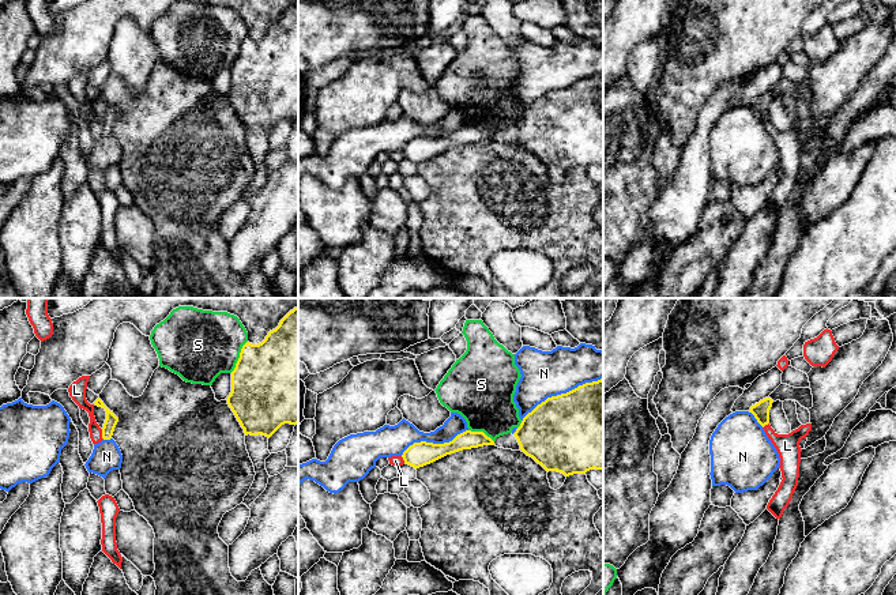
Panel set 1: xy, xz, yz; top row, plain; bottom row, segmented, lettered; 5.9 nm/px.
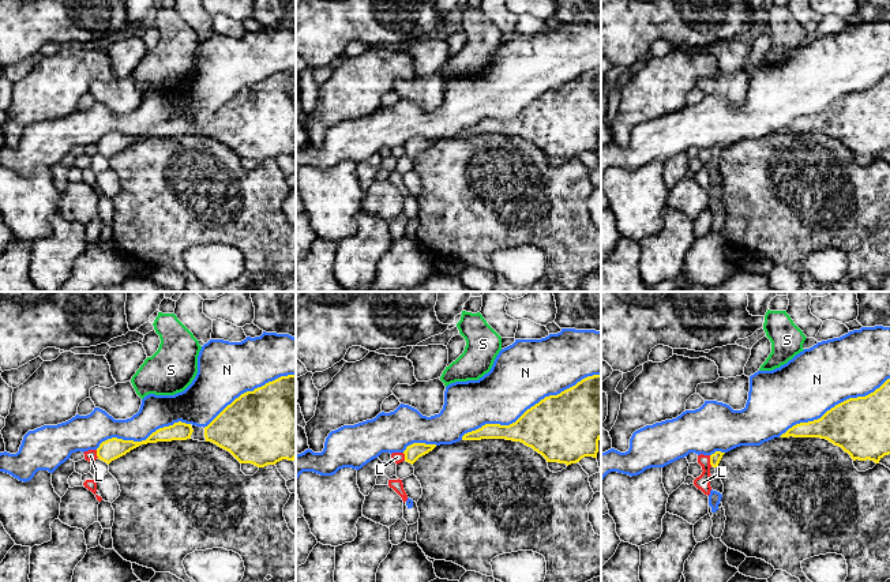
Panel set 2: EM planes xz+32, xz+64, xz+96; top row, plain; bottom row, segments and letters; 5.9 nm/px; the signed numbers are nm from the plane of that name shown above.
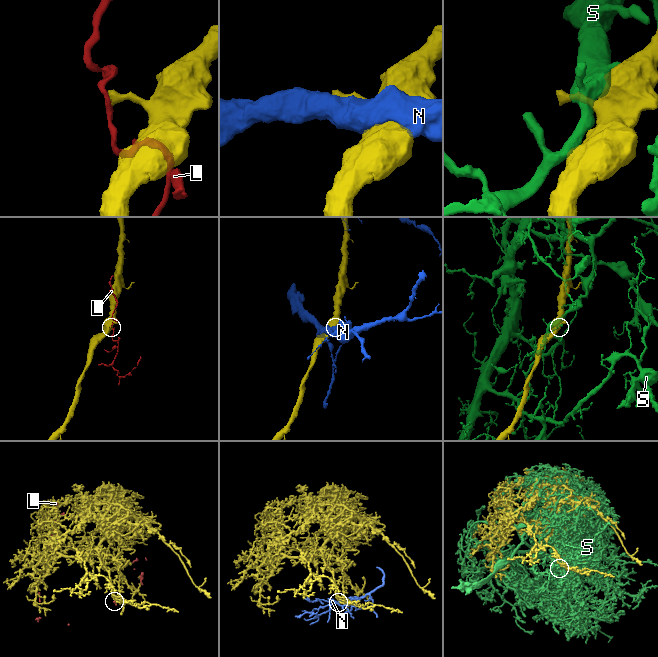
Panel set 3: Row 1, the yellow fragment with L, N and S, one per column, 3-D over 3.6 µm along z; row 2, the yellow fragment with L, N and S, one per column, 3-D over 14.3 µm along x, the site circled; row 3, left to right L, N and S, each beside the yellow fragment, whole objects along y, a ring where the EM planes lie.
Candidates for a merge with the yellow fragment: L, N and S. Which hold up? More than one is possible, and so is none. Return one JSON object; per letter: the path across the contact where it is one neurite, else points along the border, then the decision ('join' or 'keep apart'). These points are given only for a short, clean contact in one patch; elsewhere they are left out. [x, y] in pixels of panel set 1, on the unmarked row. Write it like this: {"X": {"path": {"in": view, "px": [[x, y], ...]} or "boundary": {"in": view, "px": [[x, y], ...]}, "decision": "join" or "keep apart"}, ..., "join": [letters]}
{"L": {"boundary": {"in": "xy", "px": [[101, 124], [104, 134]]}, "decision": "keep apart"}, "N": {"decision": "keep apart"}, "S": {"decision": "keep apart"}, "join": []}

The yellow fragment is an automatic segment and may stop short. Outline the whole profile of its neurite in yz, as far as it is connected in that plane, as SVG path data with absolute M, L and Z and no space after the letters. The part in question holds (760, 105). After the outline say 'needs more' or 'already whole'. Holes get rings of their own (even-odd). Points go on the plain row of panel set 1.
M765 93L750 102L749 108L754 110L757 117L764 123L769 118L769 105L772 102L773 95L771 93Z; already whole

